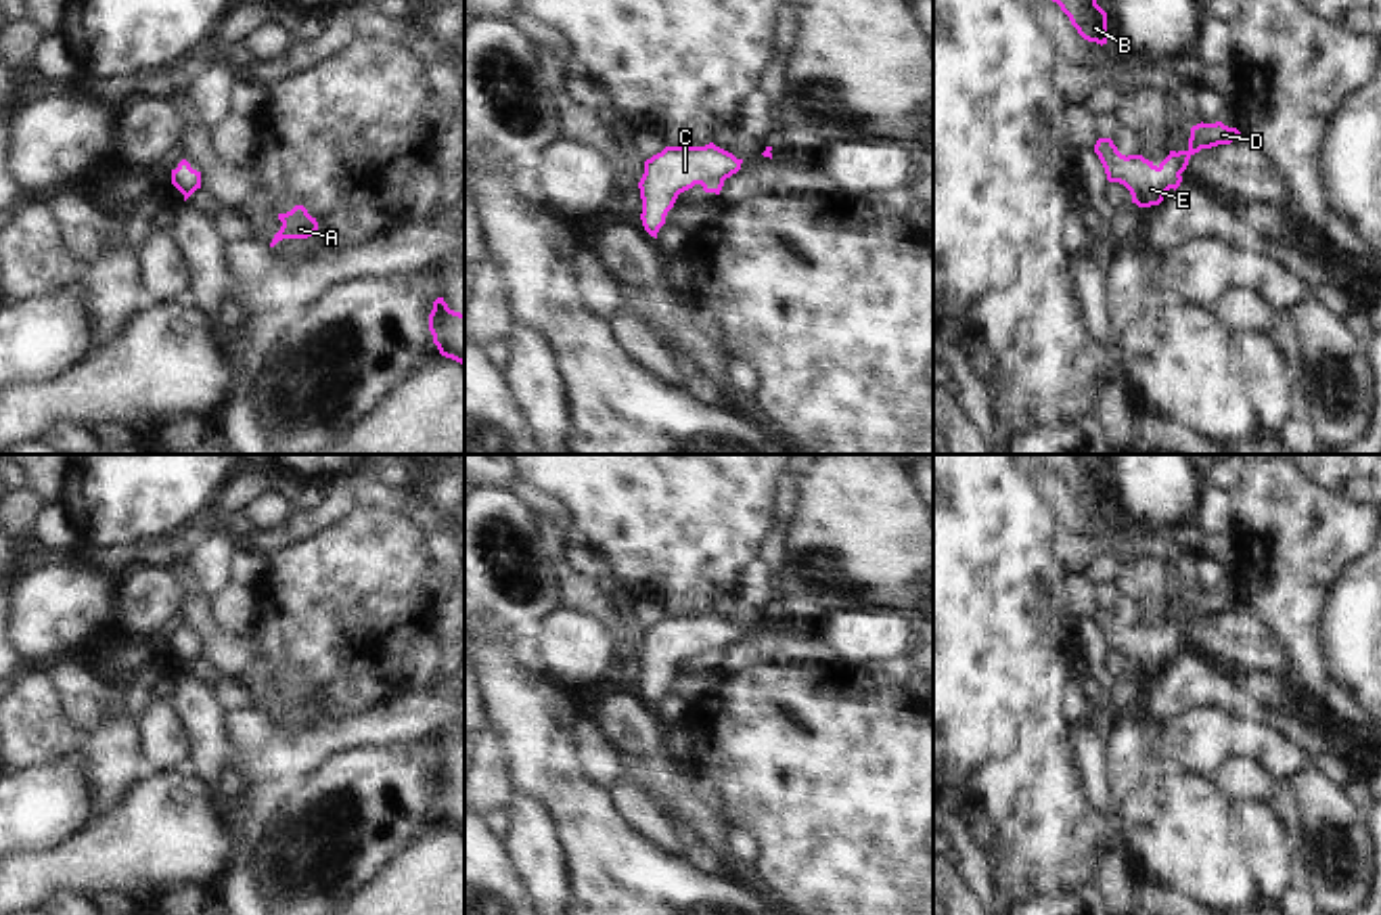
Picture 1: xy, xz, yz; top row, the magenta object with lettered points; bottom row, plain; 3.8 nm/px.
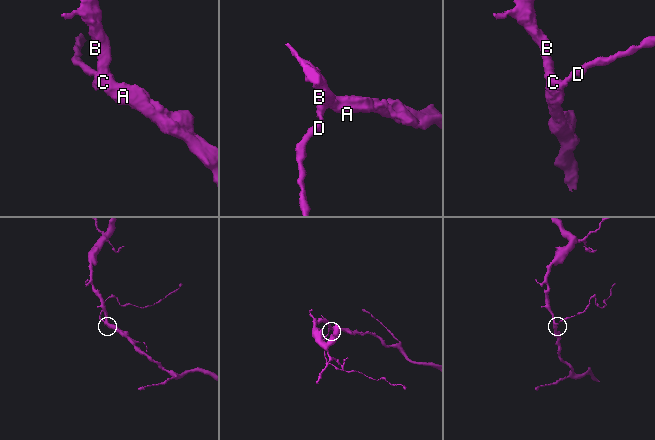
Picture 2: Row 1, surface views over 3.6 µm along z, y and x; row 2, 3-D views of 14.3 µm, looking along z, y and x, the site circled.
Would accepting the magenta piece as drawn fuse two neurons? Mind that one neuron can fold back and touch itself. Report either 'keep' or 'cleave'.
keep

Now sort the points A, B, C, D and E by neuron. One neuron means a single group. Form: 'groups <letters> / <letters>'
groups A B C D E

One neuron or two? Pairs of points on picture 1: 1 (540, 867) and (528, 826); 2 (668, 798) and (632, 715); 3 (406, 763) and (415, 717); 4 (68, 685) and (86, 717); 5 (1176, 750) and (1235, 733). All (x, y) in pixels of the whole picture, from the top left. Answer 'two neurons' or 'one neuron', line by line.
1: one neuron
2: one neuron
3: two neurons
4: one neuron
5: one neuron

